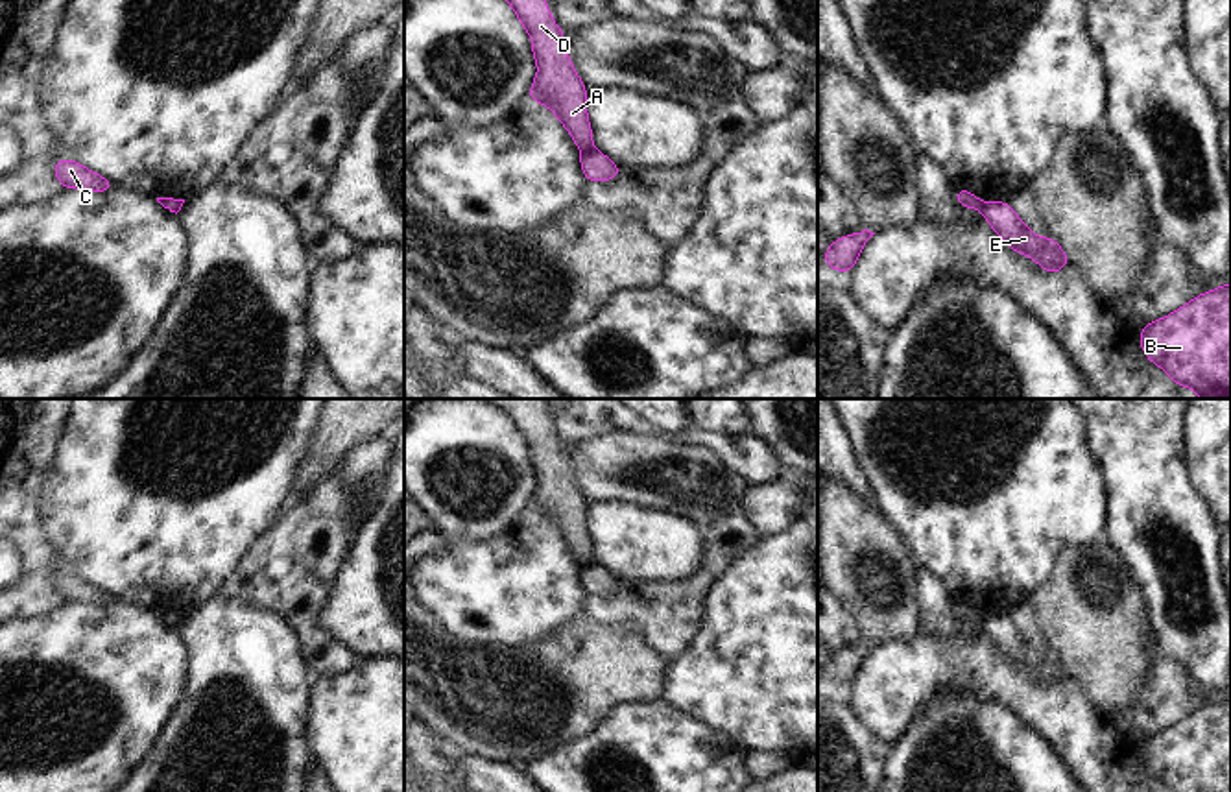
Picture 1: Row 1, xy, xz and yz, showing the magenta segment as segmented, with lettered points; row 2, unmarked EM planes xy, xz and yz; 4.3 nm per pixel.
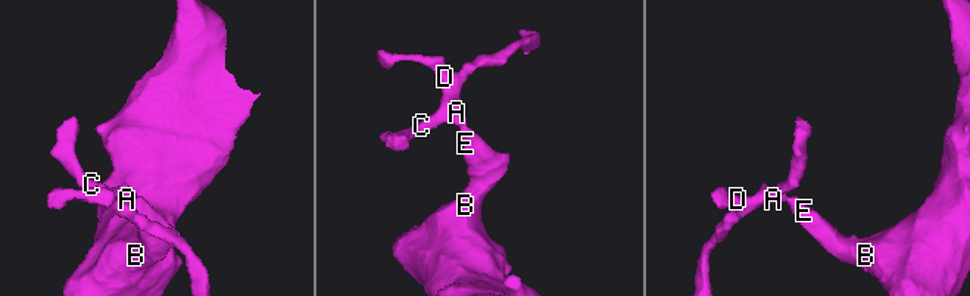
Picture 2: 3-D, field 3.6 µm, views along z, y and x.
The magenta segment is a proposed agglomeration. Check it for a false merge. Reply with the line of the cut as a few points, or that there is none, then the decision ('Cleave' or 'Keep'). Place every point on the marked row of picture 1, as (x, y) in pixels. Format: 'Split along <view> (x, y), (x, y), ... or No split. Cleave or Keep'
Split along xz (593, 148), (584, 152). Cleave.

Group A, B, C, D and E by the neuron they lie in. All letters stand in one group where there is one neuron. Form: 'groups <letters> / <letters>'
groups A C D / B E

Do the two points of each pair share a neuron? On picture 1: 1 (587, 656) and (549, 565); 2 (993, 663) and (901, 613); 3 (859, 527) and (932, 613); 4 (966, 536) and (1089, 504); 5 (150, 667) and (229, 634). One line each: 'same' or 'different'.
1: different
2: different
3: different
4: same
5: different

